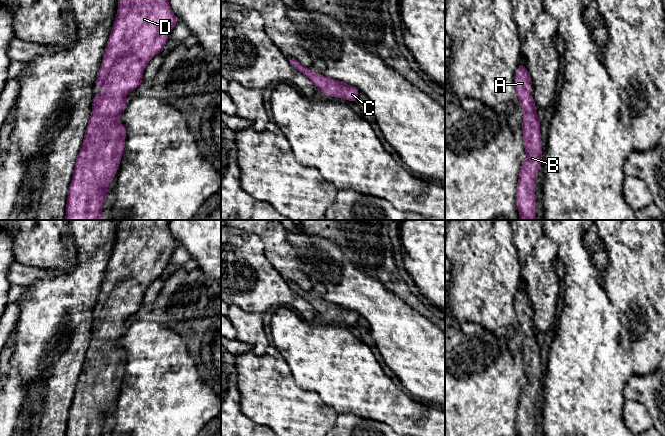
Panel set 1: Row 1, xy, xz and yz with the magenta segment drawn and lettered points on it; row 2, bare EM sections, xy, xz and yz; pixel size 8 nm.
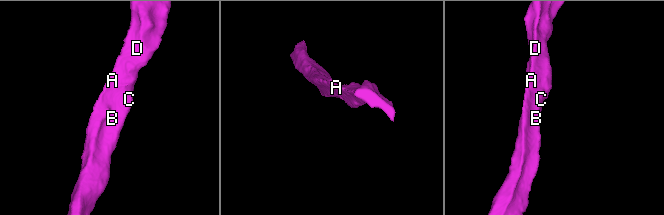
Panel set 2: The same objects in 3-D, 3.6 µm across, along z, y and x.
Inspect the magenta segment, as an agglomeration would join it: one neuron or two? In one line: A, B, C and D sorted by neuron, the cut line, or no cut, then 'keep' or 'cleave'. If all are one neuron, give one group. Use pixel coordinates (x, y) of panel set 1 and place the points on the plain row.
groups A B C D; cut none; keep

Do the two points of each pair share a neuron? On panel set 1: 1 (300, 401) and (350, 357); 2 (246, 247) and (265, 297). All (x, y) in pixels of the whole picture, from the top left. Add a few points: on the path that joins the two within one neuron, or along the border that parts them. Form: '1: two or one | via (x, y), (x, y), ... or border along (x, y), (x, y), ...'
1: two | border along (292, 378), (301, 387), (313, 390), (330, 406)
2: one | via (248, 259), (259, 270), (262, 285)

